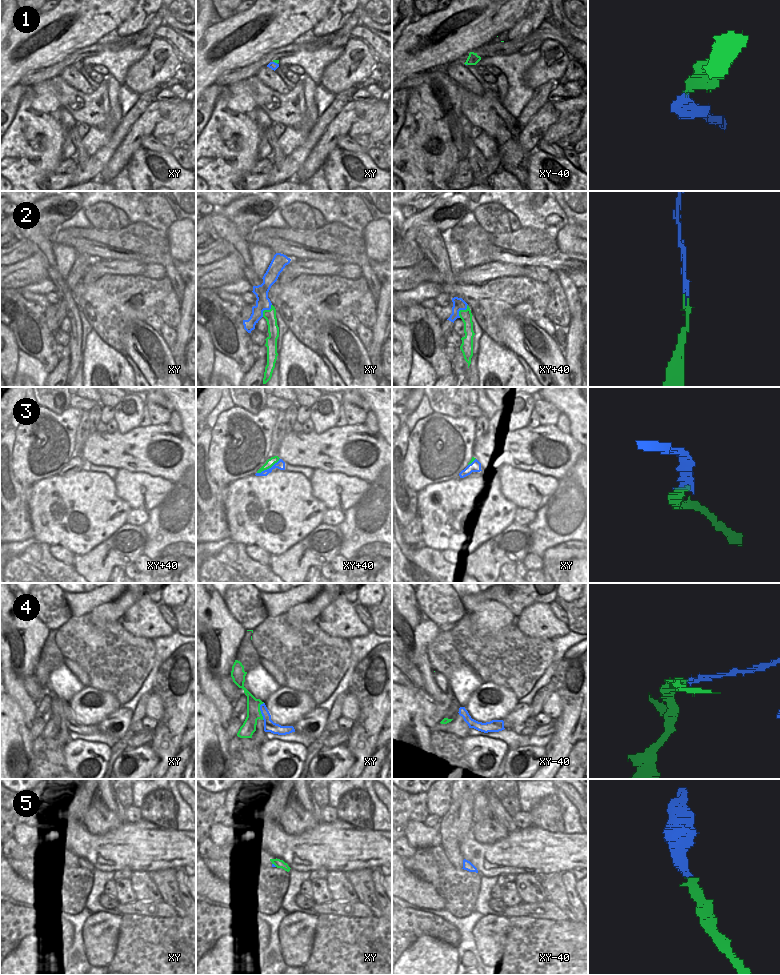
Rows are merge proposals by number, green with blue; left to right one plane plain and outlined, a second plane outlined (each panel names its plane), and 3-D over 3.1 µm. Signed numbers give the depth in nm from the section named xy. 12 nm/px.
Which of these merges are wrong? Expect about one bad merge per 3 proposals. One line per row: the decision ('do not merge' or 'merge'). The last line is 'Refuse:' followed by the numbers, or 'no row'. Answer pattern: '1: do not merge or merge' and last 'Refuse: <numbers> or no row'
1: merge
2: do not merge
3: merge
4: do not merge
5: merge
Refuse: 2, 4

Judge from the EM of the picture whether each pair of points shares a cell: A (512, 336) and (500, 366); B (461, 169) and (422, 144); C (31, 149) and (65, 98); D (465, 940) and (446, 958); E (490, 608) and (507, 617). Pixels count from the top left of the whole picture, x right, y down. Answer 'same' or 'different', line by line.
A: different
B: different
C: different
D: different
E: same

